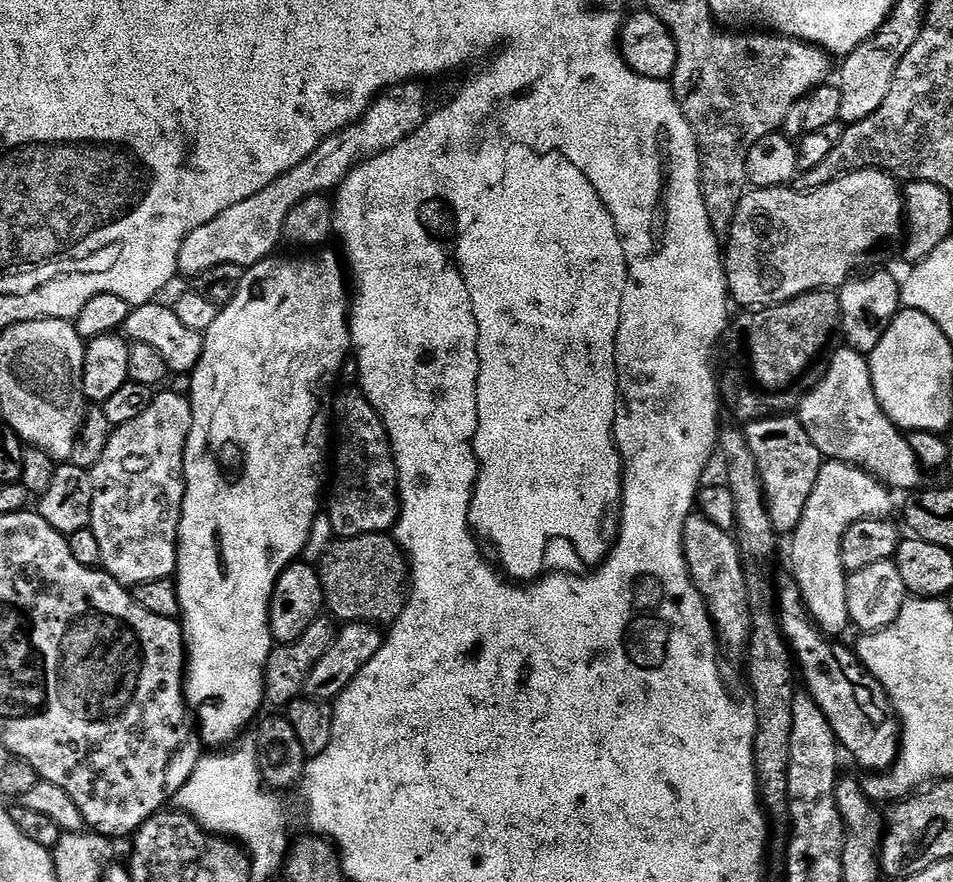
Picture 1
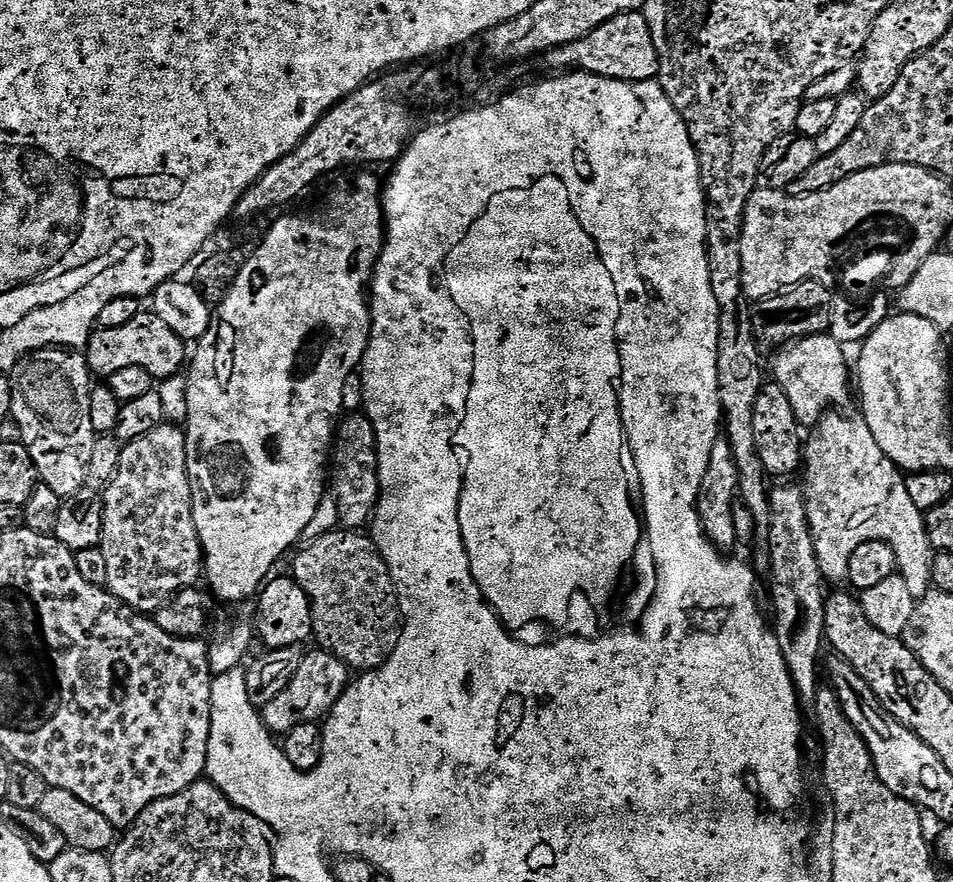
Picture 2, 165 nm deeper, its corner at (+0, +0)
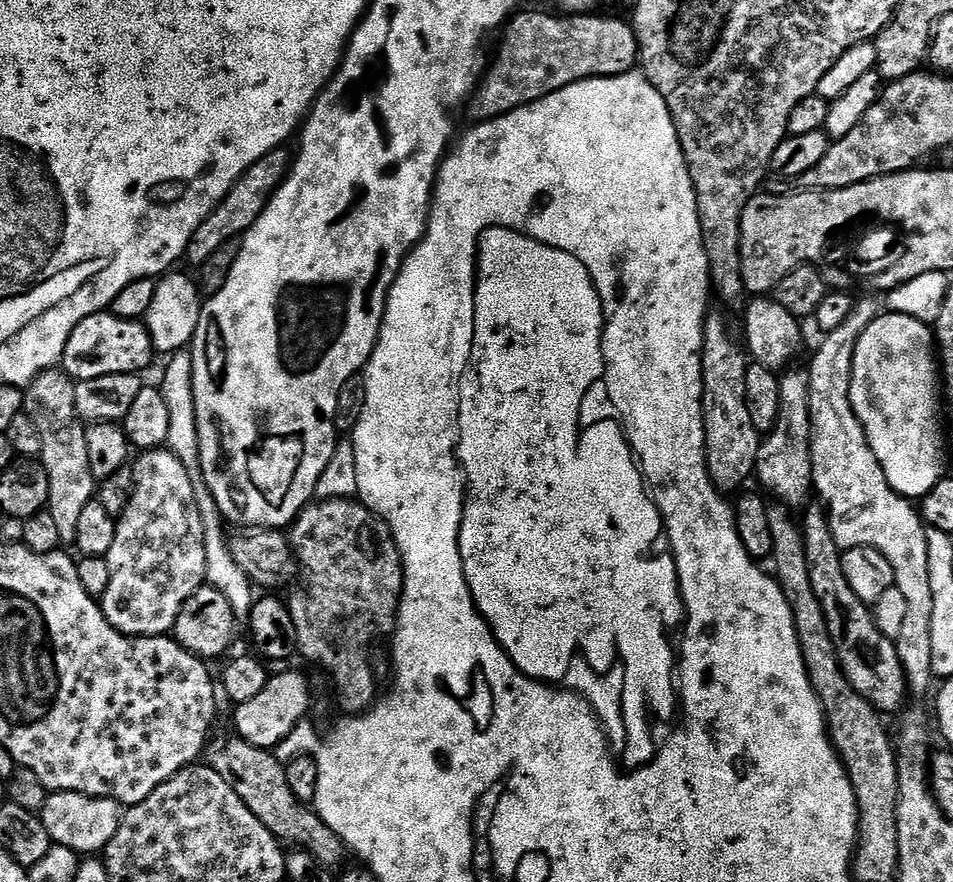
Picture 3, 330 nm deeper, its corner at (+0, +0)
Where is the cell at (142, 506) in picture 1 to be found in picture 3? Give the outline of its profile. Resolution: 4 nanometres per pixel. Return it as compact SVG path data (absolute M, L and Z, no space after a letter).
M167 447L155 448L152 452L140 452L137 455L135 464L131 465L132 469L132 494L128 497L128 503L124 505L123 512L120 513L116 520L116 533L114 534L114 546L110 546L107 554L107 562L110 566L110 586L106 586L106 594L102 601L104 617L123 634L123 636L167 636L176 627L176 619L182 610L182 606L195 594L199 588L205 587L208 576L208 548L204 545L204 524L205 517L200 515L198 502L194 494L194 486L186 466L173 453L168 451Z

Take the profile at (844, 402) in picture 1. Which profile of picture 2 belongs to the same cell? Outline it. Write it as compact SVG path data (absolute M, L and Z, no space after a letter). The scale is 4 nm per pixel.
M821 334L818 336L803 336L800 340L793 340L791 344L781 347L775 353L776 361L772 364L772 372L775 383L780 385L780 389L790 398L790 410L794 410L796 422L801 426L815 425L816 421L829 411L833 406L840 406L844 400L844 395L850 388L850 368L844 365L845 349L833 336Z

